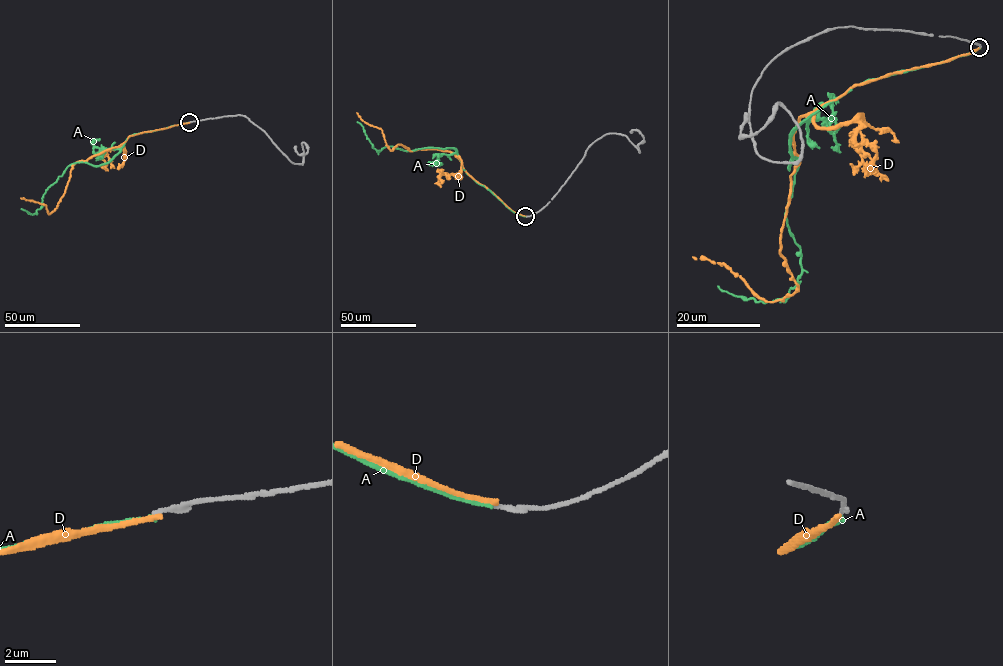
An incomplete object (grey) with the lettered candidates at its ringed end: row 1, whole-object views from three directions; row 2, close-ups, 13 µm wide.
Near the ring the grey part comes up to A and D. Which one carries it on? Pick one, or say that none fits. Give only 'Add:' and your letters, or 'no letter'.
Add: no letter

